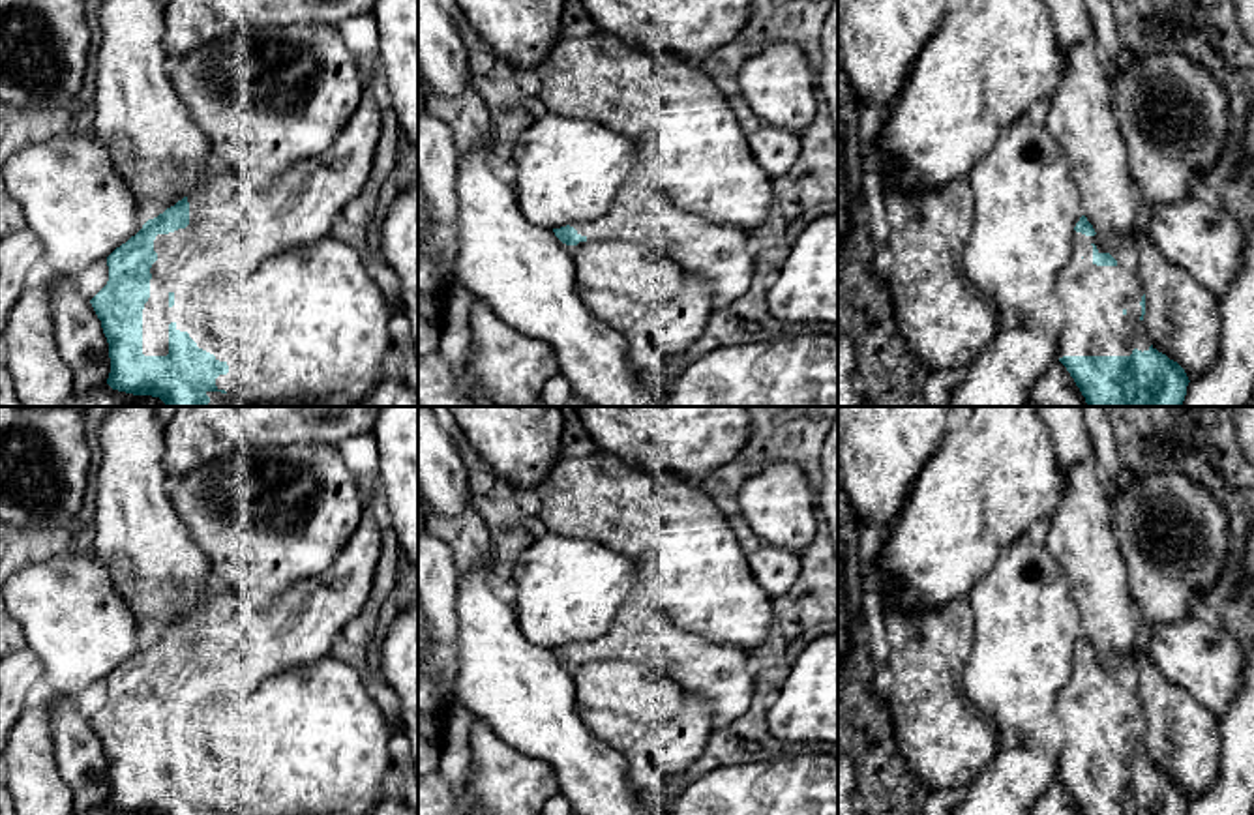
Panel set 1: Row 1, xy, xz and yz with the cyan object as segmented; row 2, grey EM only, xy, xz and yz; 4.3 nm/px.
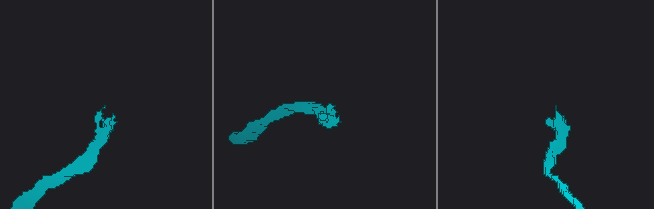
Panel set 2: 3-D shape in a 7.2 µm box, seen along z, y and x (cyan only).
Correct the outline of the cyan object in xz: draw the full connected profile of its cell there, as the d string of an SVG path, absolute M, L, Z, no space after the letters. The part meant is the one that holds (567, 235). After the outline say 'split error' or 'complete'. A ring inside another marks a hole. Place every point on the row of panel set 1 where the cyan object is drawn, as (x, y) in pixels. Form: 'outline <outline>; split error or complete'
outline M624 187L600 219L572 223L553 232L566 245L624 240L669 257L684 274L709 283L714 309L744 296L761 272L757 259L748 251L748 232L725 223L709 223L652 189Z; split error

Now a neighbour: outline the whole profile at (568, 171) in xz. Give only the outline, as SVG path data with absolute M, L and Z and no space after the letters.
M551 112L519 135L512 161L523 215L547 229L605 215L637 163L634 142L607 126Z

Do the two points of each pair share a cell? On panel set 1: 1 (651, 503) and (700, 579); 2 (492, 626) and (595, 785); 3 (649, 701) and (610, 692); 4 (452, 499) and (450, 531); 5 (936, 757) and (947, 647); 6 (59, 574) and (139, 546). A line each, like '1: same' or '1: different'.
1: same
2: same
3: same
4: different
5: same
6: different

